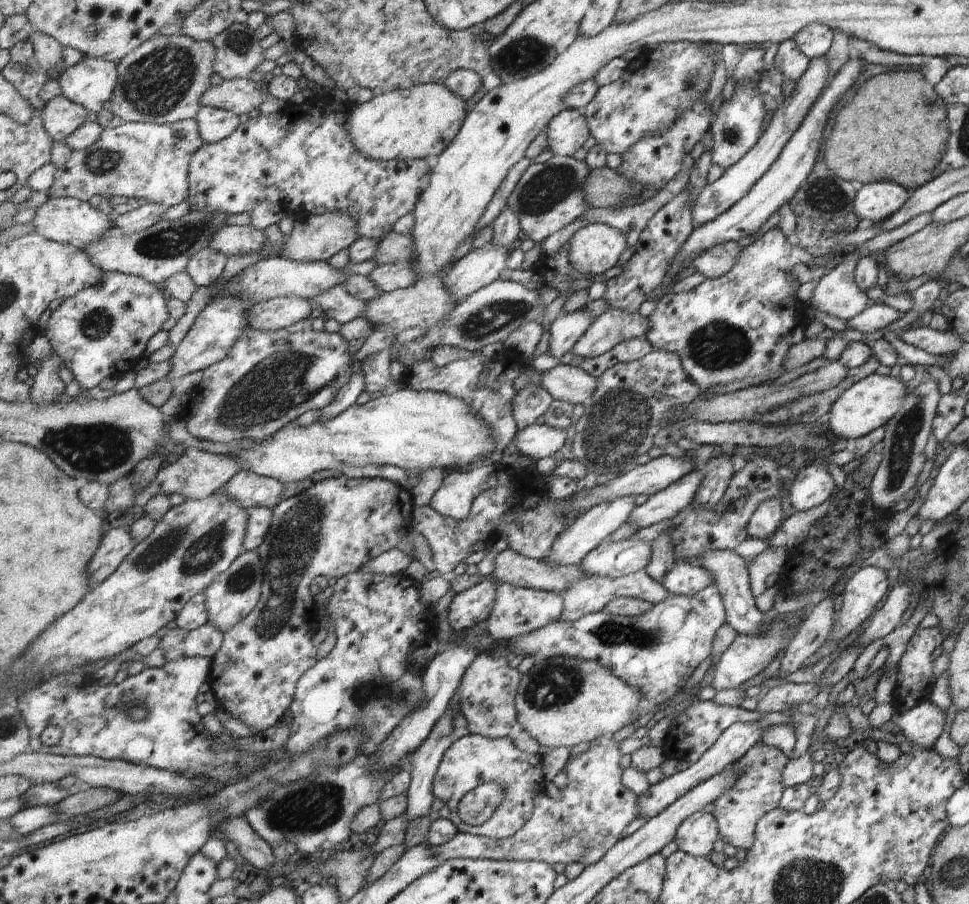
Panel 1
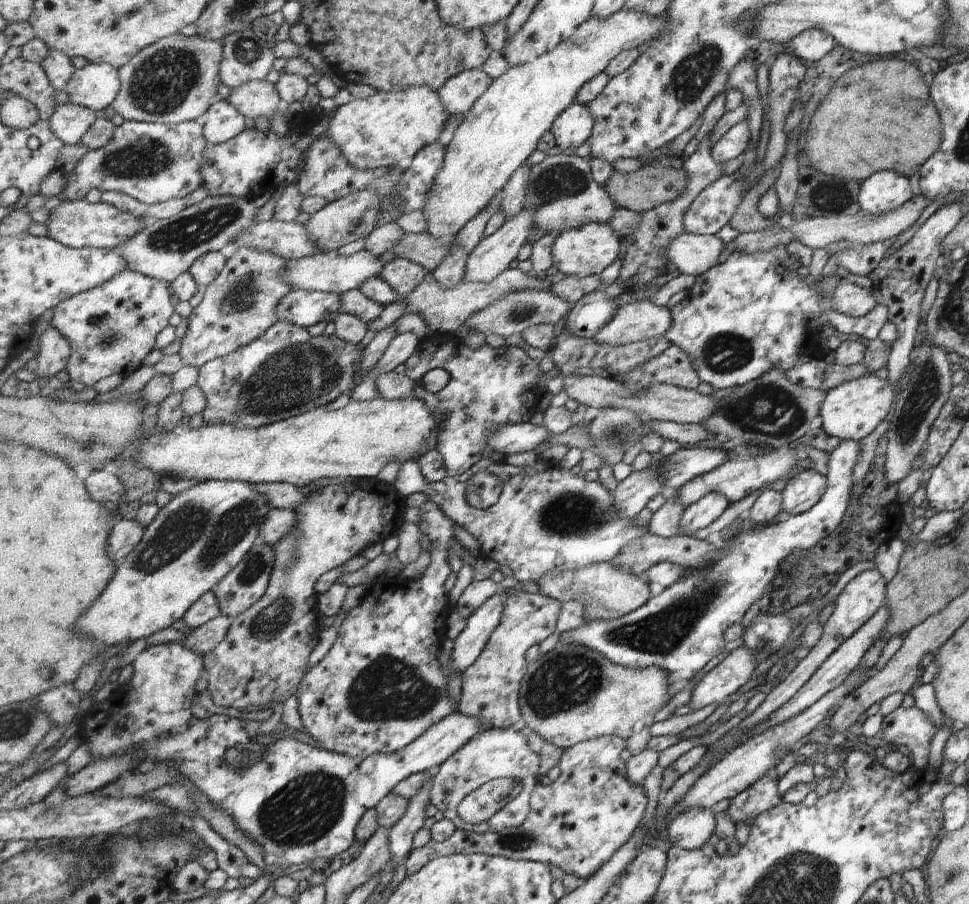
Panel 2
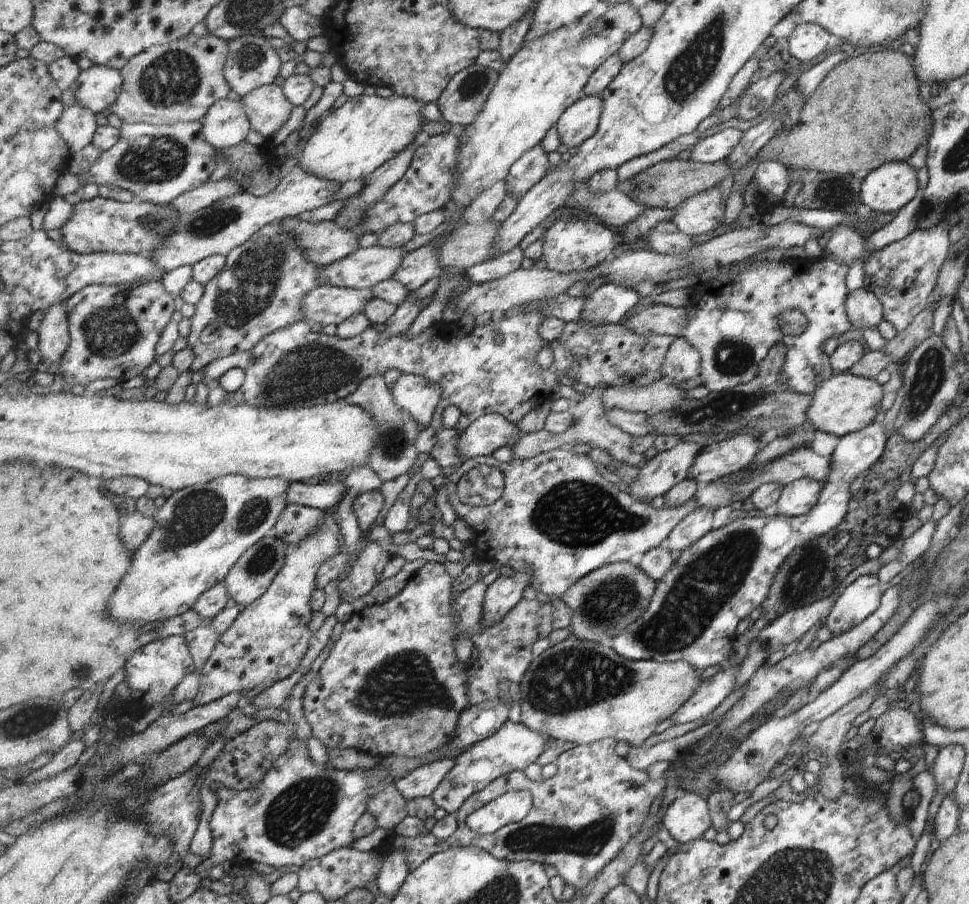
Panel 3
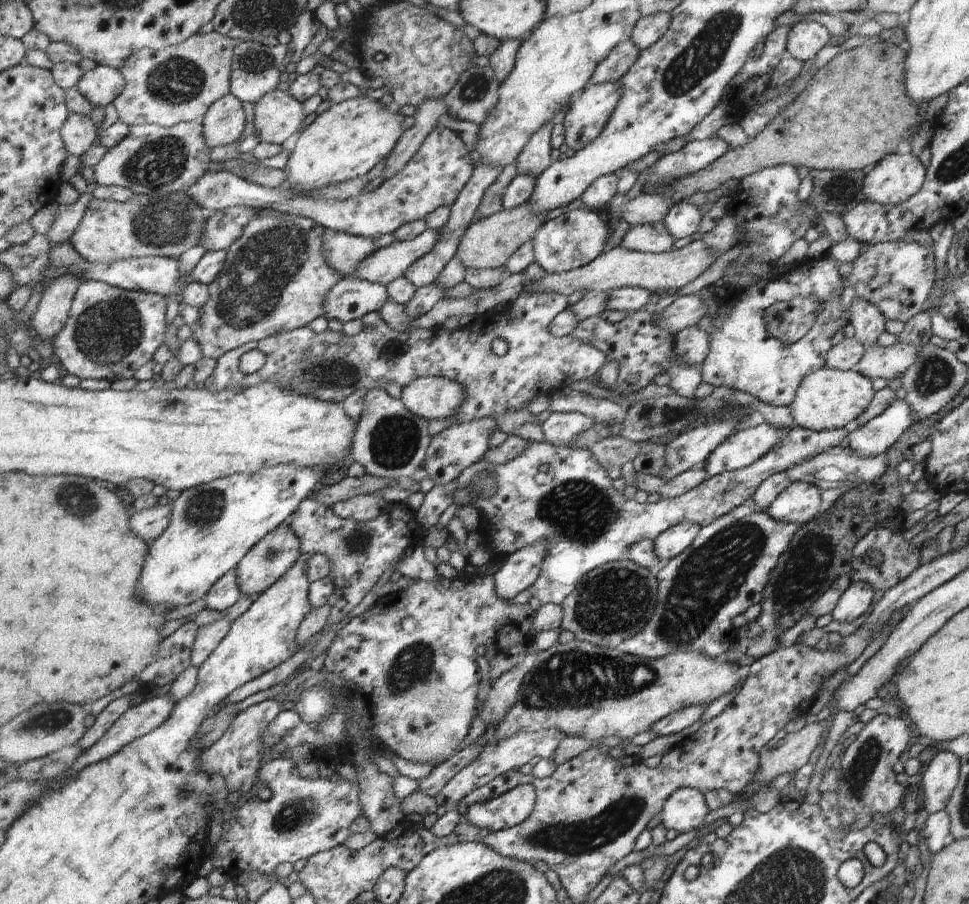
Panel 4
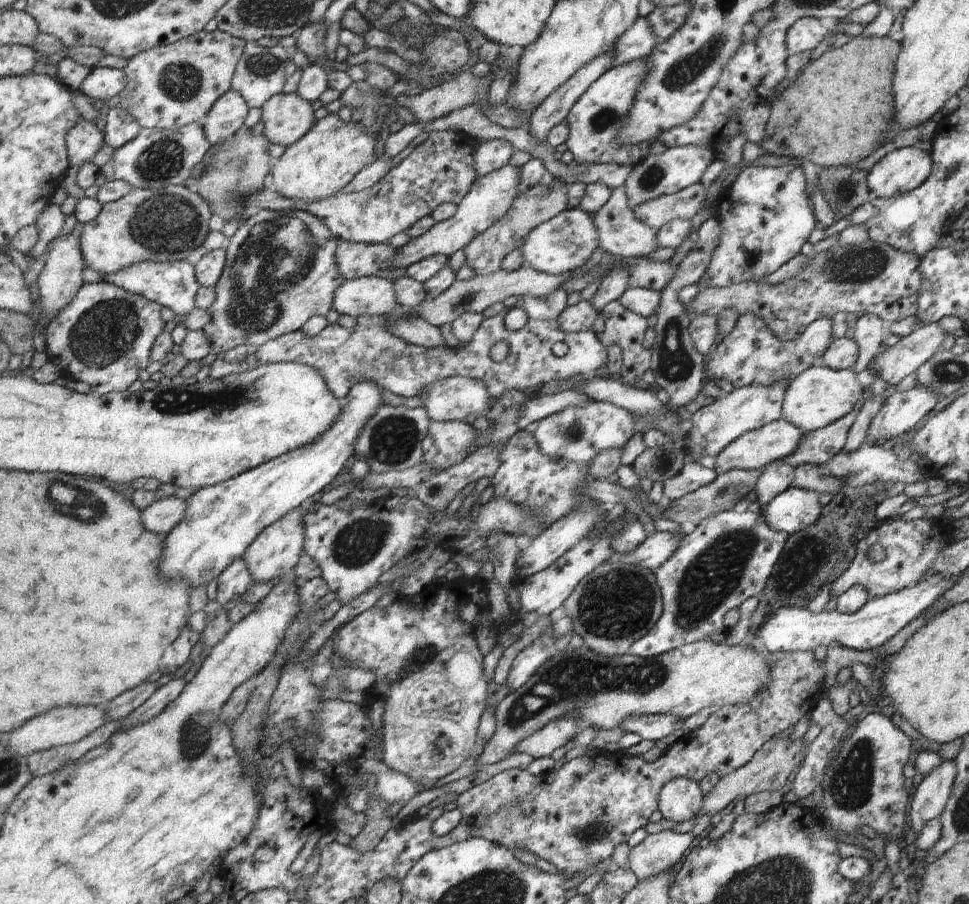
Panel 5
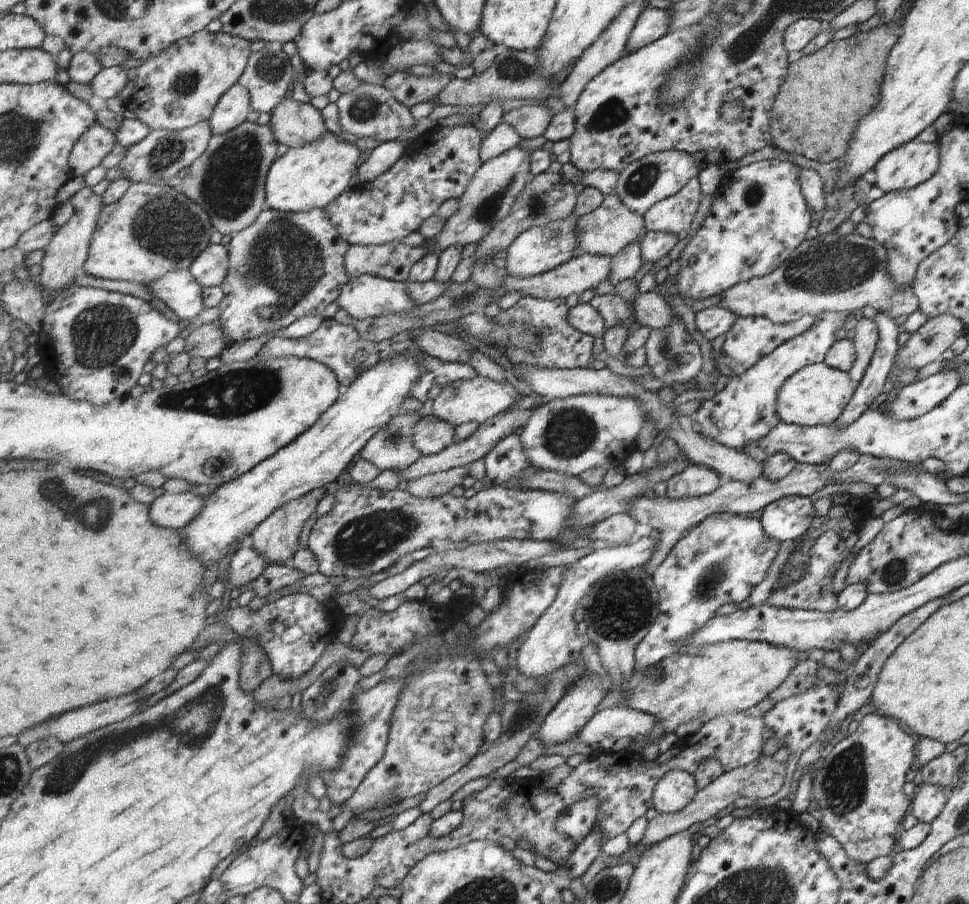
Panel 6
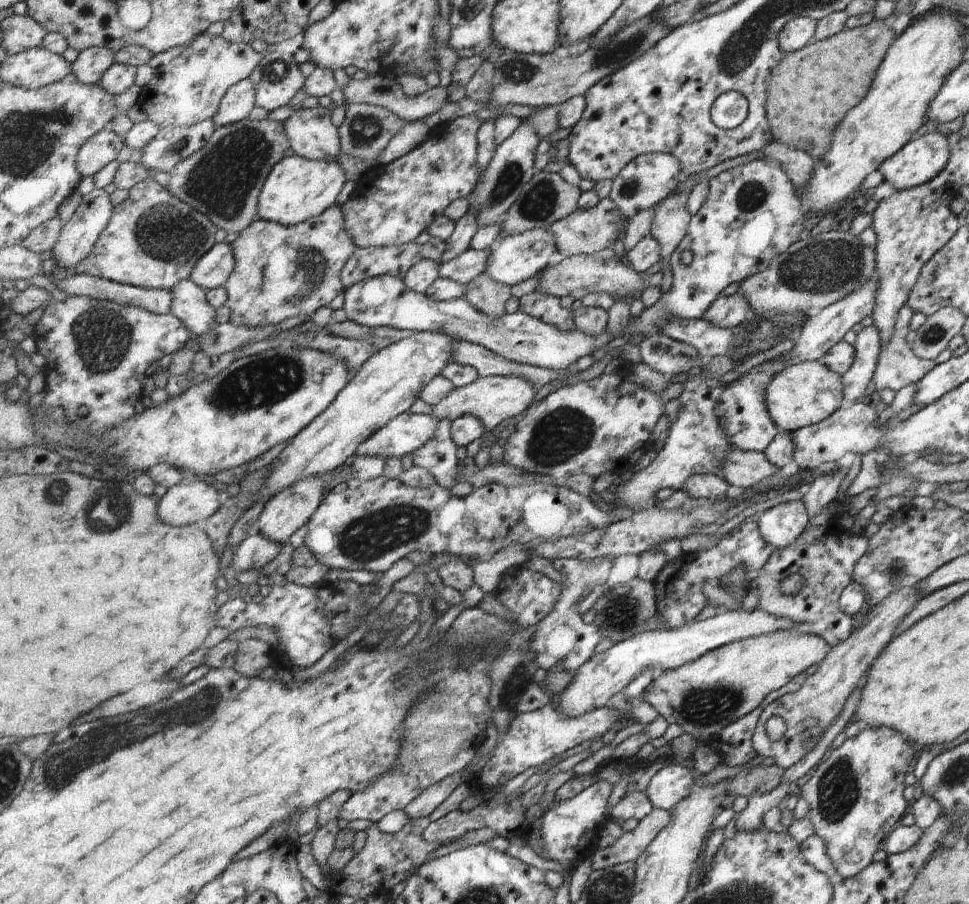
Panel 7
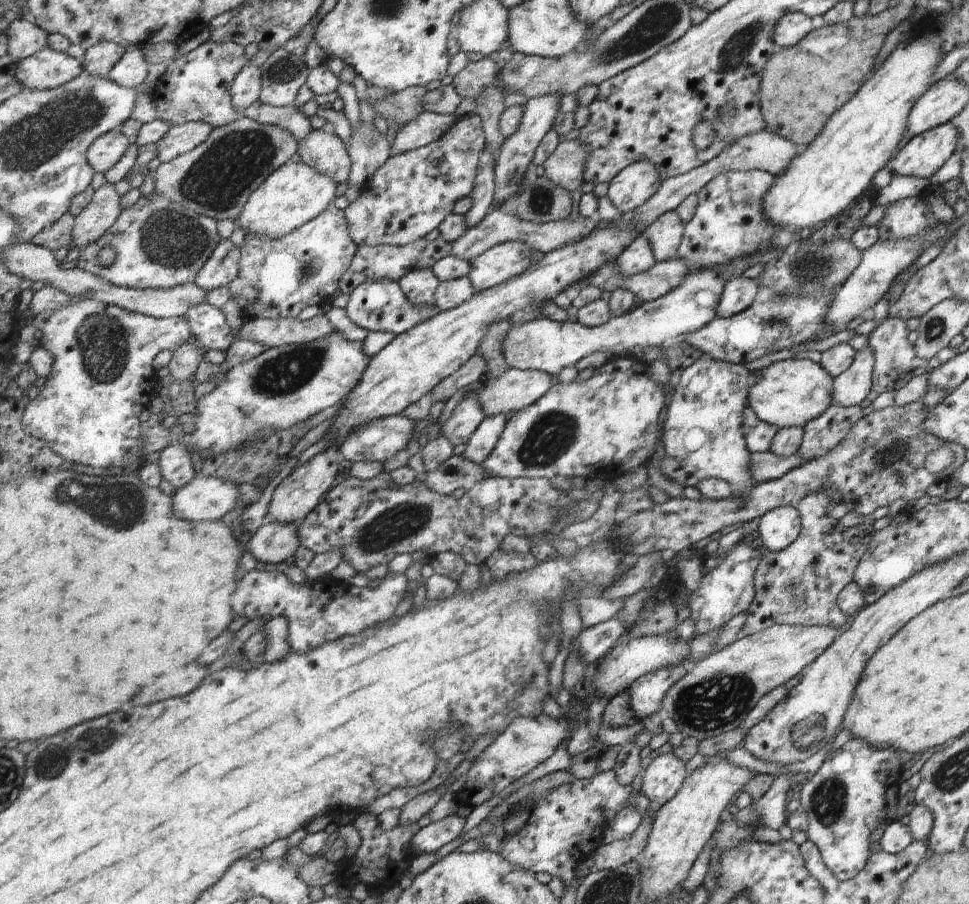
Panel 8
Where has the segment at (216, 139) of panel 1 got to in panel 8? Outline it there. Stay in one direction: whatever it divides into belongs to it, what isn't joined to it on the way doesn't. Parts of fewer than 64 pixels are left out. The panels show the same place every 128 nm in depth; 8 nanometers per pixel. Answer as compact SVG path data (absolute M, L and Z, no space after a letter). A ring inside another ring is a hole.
M247 65L234 80L231 96L235 110L244 111L260 100L262 93L262 74L260 67Z

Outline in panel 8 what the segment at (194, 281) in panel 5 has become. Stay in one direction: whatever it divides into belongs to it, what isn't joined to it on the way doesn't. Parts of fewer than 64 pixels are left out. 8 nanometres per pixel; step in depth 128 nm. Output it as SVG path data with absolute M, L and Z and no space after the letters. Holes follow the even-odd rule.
M207 301L193 305L184 312L192 334L206 350L227 350L234 341L234 329L228 323L223 309Z

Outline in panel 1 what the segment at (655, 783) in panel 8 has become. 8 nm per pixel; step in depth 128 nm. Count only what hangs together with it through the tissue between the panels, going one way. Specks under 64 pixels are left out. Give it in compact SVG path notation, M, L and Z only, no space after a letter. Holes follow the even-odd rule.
M701 811L691 814L678 829L675 843L680 851L691 854L694 858L709 856L713 842L717 840L714 816Z

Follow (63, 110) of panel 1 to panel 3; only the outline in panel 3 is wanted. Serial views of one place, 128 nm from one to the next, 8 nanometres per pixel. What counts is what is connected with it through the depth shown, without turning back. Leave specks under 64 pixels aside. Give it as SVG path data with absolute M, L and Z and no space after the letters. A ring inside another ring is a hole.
M77 106L67 107L63 118L59 120L58 130L62 138L66 140L72 153L80 152L93 145L93 140L99 124L96 113L89 108Z

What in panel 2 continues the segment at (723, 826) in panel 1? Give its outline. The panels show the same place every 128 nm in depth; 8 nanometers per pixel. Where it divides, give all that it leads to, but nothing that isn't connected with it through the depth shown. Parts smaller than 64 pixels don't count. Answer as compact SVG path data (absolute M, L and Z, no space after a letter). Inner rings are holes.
M775 767L769 768L757 782L753 782L753 785L729 800L729 806L724 811L725 816L733 822L733 825L747 824L750 826L757 814L782 802L777 794L777 782Z

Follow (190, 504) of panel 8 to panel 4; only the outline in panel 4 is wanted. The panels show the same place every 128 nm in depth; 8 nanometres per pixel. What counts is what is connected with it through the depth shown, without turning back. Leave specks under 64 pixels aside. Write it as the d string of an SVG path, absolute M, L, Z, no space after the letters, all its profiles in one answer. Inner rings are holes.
M168 503L165 506L157 504L154 508L143 511L132 509L131 530L135 530L139 538L151 544L171 526L171 510L173 506Z

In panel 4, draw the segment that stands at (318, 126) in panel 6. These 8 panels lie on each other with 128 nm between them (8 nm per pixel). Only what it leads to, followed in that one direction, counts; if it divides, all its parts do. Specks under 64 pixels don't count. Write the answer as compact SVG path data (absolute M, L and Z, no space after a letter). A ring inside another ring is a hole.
M273 90L262 101L255 103L255 133L264 143L283 144L285 140L298 137L305 120L303 102L287 91Z

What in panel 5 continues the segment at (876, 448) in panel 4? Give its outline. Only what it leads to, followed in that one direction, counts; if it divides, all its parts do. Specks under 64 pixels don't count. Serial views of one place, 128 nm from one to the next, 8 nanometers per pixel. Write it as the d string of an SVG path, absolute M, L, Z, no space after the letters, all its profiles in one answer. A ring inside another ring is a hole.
M915 386L905 392L894 392L880 401L878 412L867 428L866 440L887 440L903 434L920 423L921 418L941 400L941 396Z

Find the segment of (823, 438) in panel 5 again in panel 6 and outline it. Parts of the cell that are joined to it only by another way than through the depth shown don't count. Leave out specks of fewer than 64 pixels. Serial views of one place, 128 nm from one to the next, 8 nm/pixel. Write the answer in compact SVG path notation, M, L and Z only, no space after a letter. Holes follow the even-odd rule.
M876 312L872 320L876 325L878 340L863 378L849 398L849 402L845 404L841 415L834 421L839 426L855 422L855 418L863 410L868 410L869 404L882 393L887 374L893 366L893 356L899 349L896 339L901 332L898 331L895 322L883 312Z

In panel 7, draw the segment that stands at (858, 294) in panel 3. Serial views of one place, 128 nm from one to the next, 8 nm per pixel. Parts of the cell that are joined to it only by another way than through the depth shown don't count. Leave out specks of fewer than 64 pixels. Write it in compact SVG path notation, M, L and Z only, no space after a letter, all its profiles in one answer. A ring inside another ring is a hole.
M873 326L863 327L856 334L852 344L855 354L849 370L841 377L843 402L848 405L861 401L864 392L871 381L878 354L880 353L880 340L877 329Z

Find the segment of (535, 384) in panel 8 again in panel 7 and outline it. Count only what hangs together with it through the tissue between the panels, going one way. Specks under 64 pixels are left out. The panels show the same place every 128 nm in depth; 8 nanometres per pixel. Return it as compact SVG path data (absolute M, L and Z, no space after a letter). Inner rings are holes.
M503 375L479 376L476 381L467 386L455 387L449 396L431 408L430 413L437 419L448 418L451 422L465 415L476 416L483 421L487 432L493 432L493 428L499 426L503 420L519 416L529 410L537 396L537 390L538 387L535 387L534 383L515 375L509 377Z

